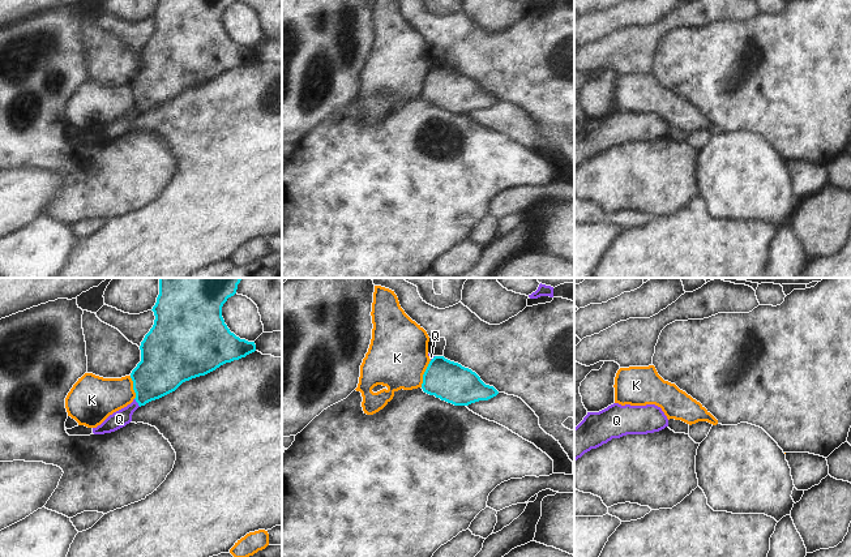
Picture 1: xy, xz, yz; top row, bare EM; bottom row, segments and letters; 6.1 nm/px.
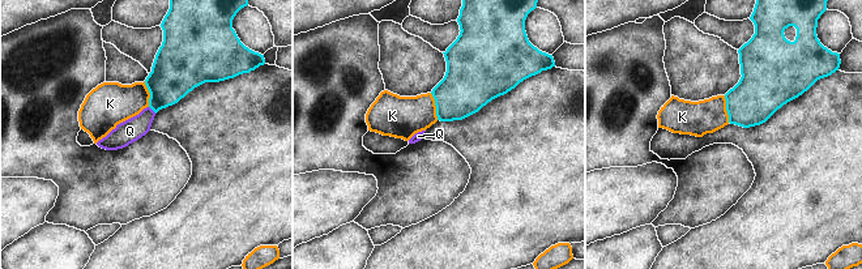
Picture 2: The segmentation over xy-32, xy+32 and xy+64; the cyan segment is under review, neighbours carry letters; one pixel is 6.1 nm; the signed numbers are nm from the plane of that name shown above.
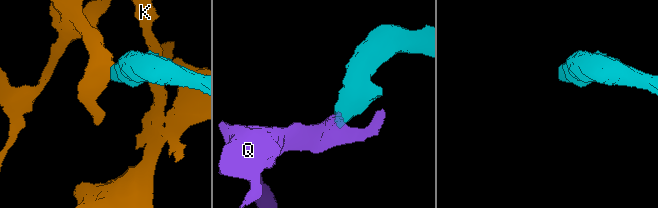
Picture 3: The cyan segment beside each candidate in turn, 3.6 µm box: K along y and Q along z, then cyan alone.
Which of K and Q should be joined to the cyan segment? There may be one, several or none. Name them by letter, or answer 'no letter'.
no letter

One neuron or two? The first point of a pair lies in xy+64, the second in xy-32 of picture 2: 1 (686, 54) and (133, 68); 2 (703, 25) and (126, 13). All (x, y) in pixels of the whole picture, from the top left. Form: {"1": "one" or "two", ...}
{"1": "one", "2": "two"}

